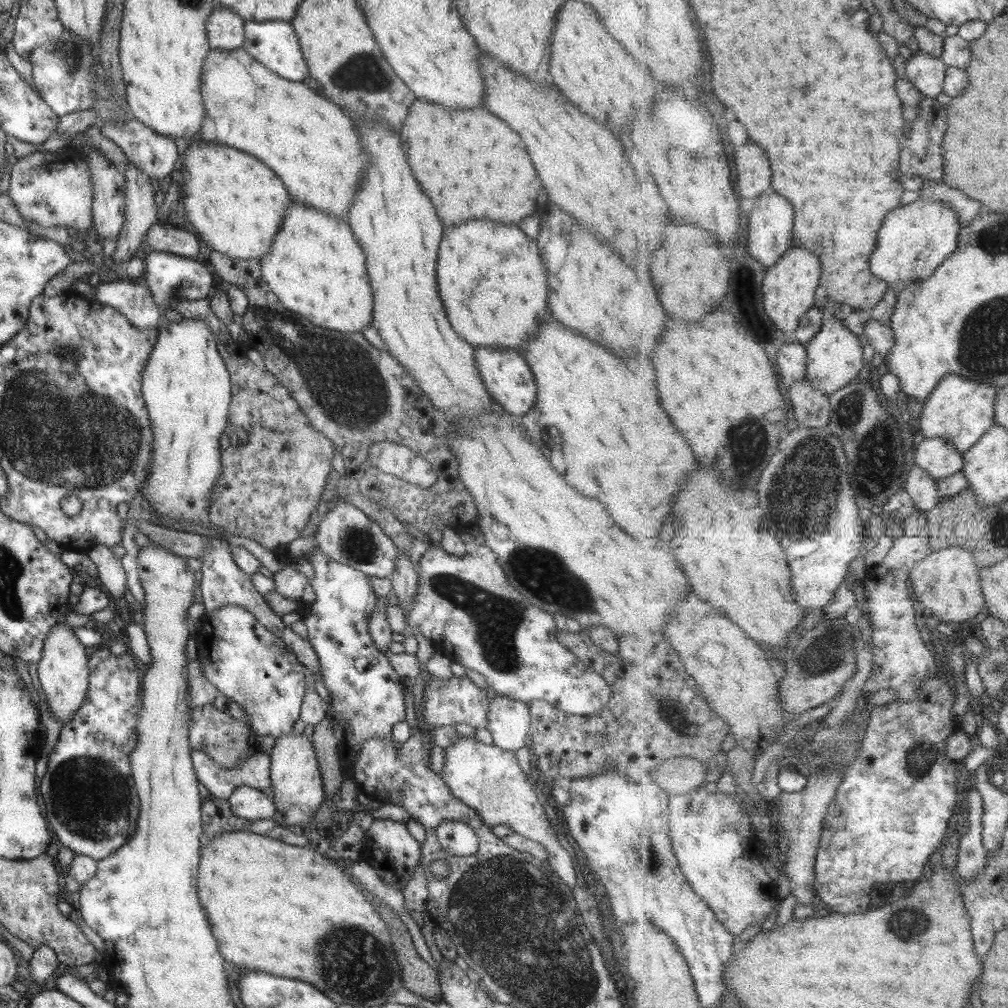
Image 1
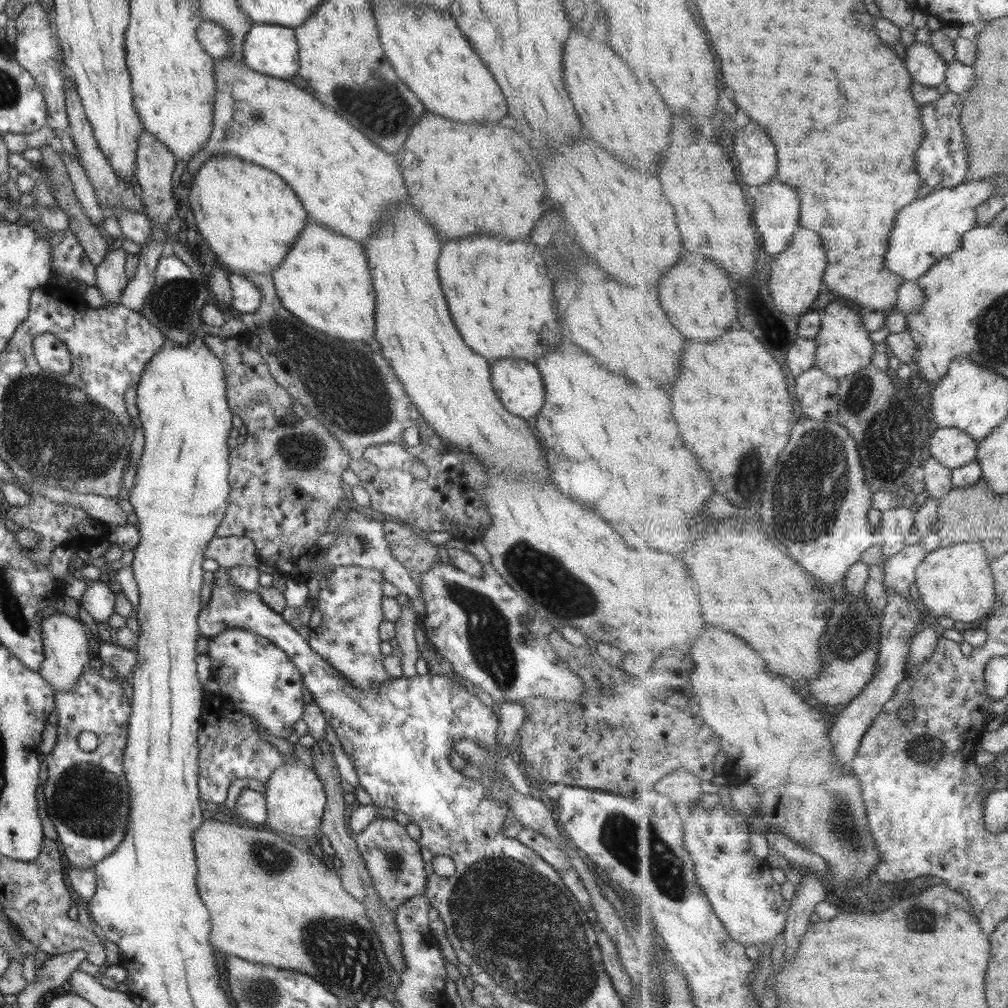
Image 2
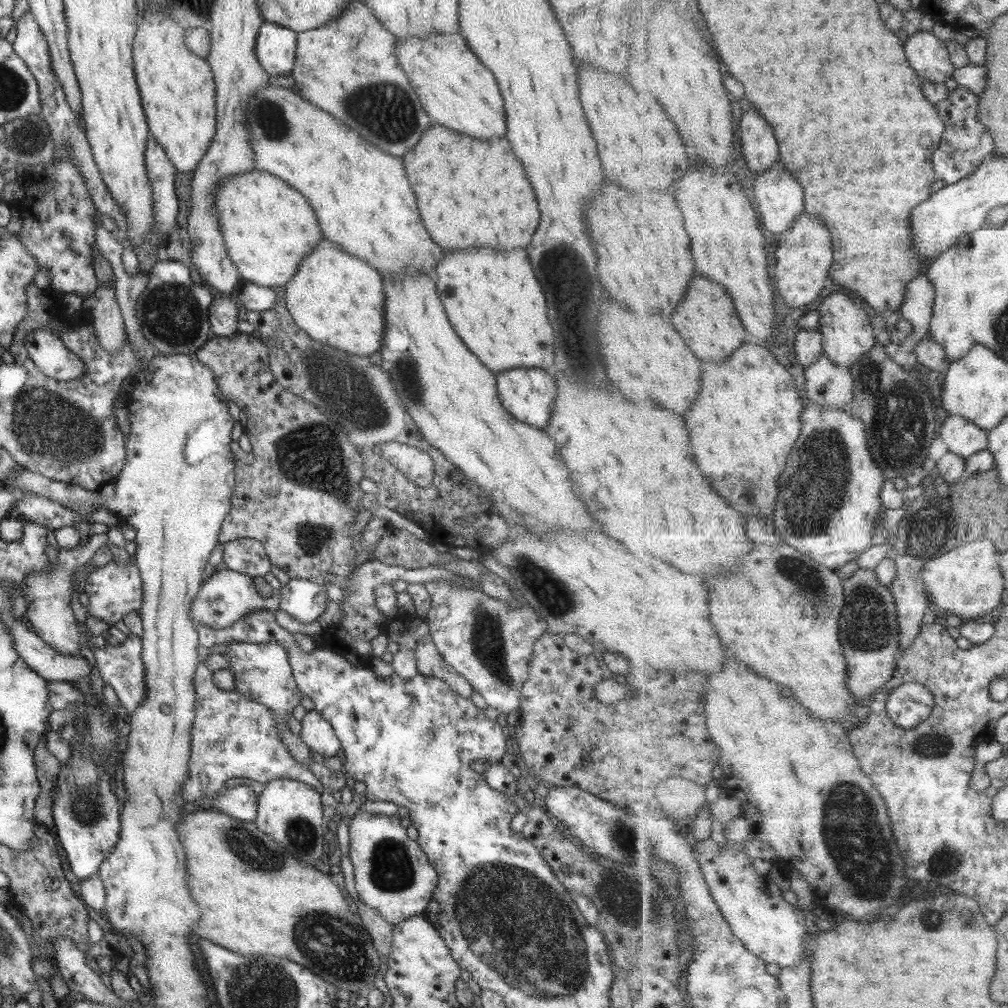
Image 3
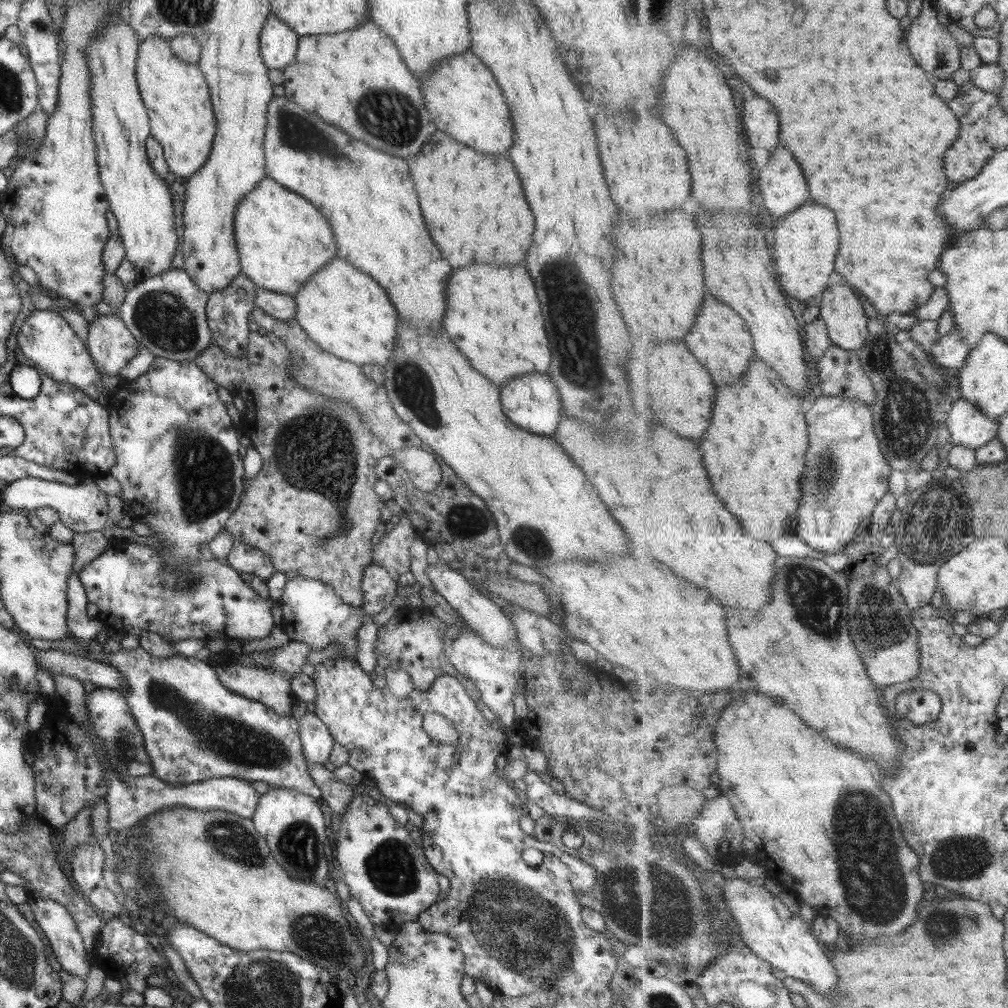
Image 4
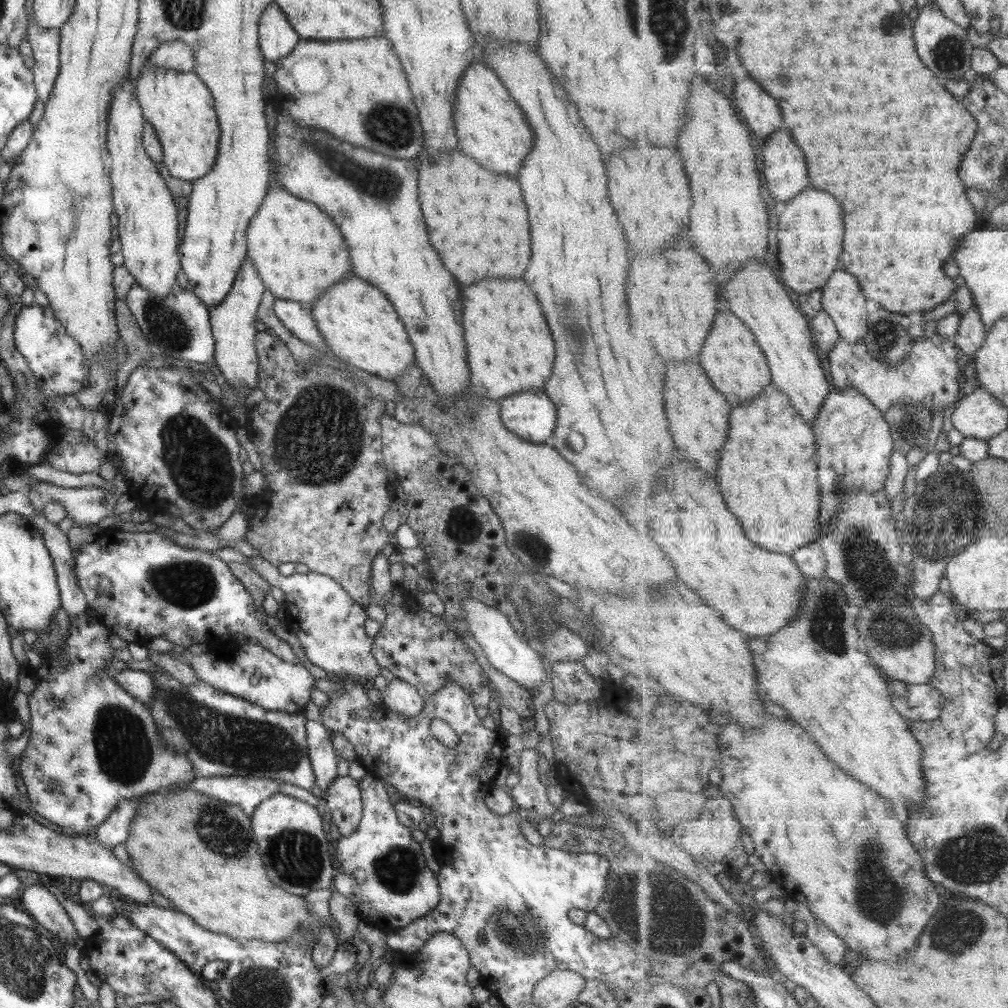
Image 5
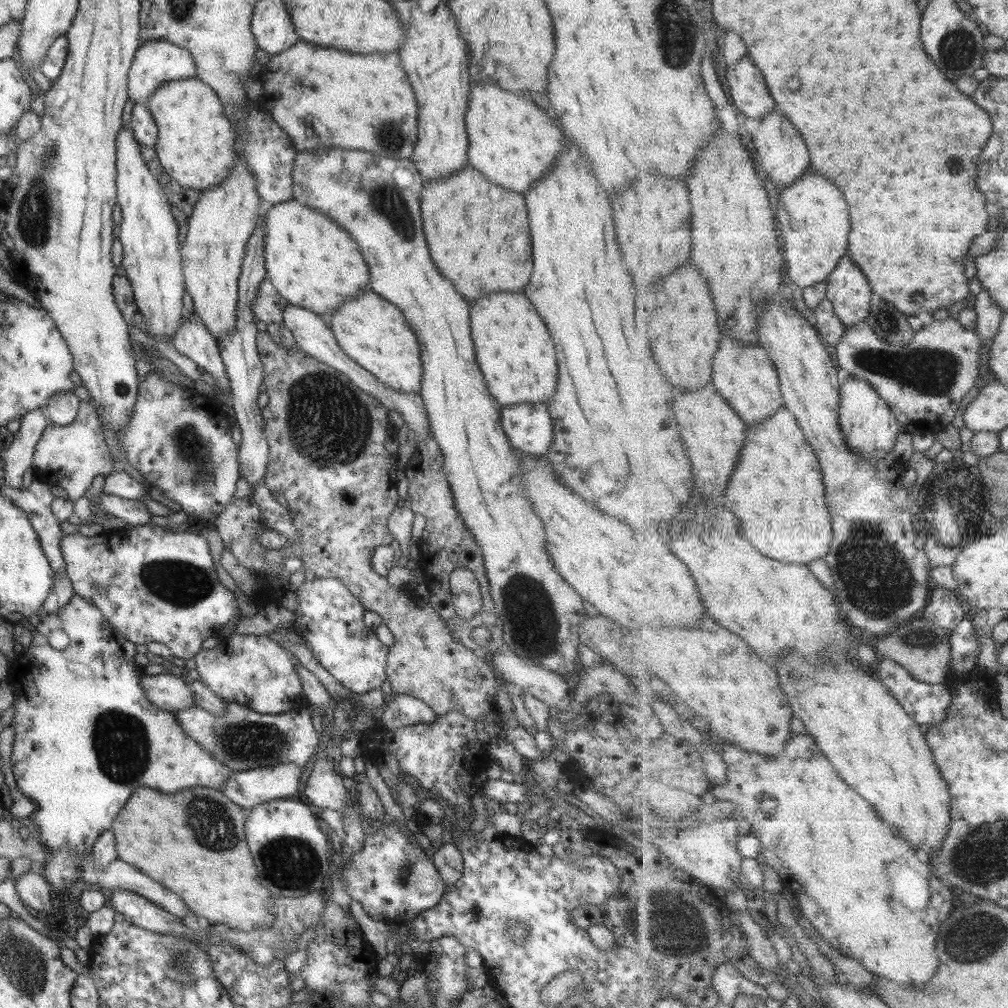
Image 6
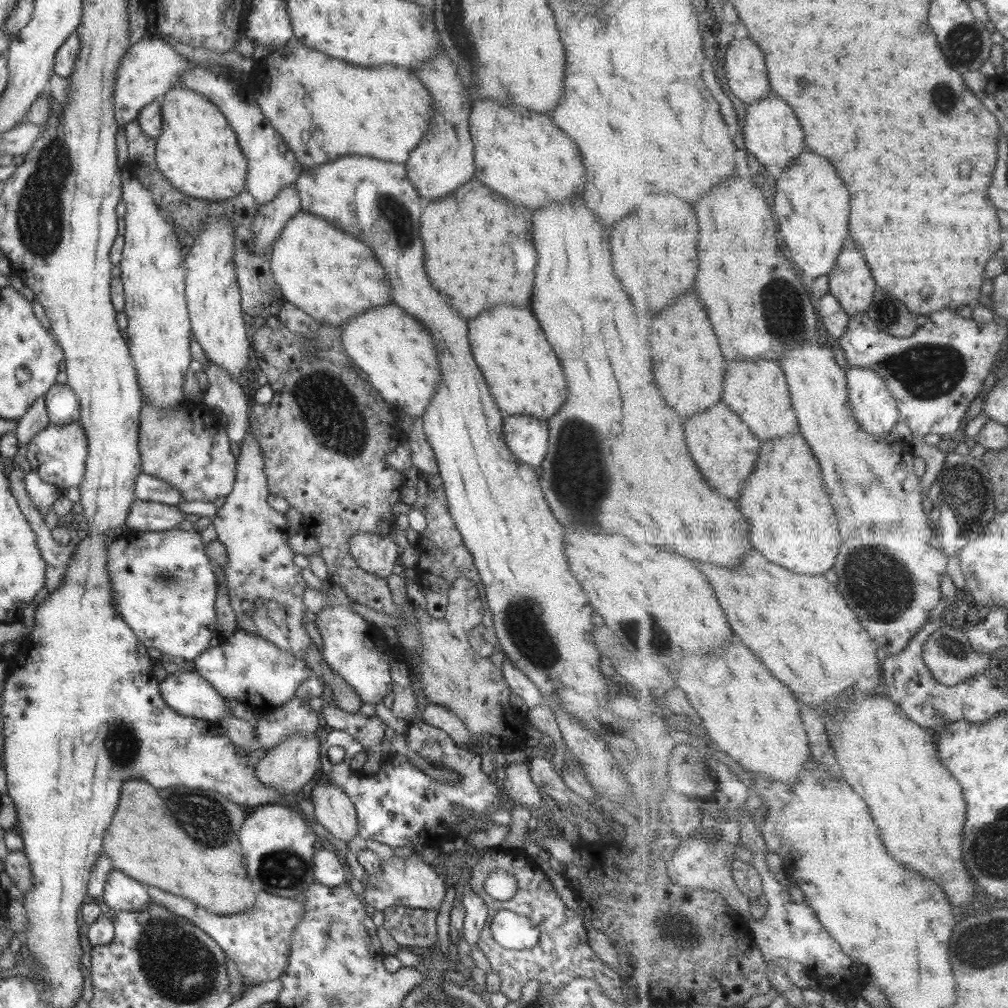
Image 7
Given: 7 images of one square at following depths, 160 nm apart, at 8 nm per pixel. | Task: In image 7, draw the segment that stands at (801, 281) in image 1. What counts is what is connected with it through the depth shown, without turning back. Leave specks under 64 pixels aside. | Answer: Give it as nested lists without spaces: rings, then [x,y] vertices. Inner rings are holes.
[[[804,152],[794,160],[791,166],[783,169],[780,175],[776,175],[775,180],[777,188],[774,198],[774,213],[778,214],[778,225],[781,226],[781,234],[785,238],[790,257],[793,262],[797,263],[797,268],[801,270],[808,281],[828,275],[836,266],[837,259],[844,249],[845,241],[850,236],[851,194],[849,194],[843,178],[839,178],[837,170],[825,156]]]

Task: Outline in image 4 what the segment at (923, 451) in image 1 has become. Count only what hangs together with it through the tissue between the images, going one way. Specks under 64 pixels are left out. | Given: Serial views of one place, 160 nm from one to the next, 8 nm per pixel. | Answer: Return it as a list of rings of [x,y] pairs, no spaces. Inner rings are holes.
[[[959,398],[953,405],[945,422],[954,445],[975,450],[997,438],[999,420],[985,416],[972,402]]]

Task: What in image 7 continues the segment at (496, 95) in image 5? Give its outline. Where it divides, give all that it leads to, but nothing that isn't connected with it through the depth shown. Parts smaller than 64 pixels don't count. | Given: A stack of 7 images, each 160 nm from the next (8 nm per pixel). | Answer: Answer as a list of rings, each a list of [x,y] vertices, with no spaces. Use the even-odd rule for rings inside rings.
[[[475,102],[471,104],[468,114],[468,132],[474,146],[472,152],[476,168],[474,177],[481,184],[489,186],[491,190],[509,198],[513,204],[537,210],[551,206],[553,202],[573,200],[572,198],[582,196],[585,170],[581,166],[577,146],[557,128],[555,121],[549,115],[543,116],[537,111],[519,108],[513,104]]]

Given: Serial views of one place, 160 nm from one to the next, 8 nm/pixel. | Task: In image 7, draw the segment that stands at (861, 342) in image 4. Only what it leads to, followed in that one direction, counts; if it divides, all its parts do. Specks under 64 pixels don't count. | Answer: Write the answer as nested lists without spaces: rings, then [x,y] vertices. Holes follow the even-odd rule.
[[[851,236],[846,239],[836,266],[827,276],[830,280],[830,293],[850,316],[866,312],[873,304],[879,286],[861,247],[857,246]]]

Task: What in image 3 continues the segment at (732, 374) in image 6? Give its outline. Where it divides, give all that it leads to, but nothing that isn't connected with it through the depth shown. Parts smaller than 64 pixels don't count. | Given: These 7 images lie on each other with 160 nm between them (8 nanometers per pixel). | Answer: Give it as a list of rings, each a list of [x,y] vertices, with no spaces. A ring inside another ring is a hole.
[[[697,274],[691,280],[687,294],[675,312],[677,314],[673,314],[673,324],[677,326],[677,332],[685,338],[685,342],[689,342],[691,350],[697,350],[697,356],[703,360],[723,362],[736,353],[745,341],[756,340],[744,327],[729,291],[705,274]]]

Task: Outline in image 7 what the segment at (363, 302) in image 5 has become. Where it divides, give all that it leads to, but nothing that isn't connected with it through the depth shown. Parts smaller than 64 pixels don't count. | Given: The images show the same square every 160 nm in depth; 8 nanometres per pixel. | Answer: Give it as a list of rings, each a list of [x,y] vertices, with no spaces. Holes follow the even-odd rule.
[[[391,306],[369,308],[340,324],[340,342],[345,355],[363,370],[365,379],[394,409],[395,413],[421,416],[433,394],[438,379],[438,364],[432,338],[402,308]]]

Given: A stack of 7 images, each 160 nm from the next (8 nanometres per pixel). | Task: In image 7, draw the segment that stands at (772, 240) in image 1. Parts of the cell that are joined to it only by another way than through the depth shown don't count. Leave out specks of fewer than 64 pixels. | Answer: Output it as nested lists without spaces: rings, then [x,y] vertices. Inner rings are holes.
[[[773,92],[769,97],[761,99],[746,106],[746,117],[743,126],[743,132],[746,140],[746,147],[756,157],[759,163],[766,166],[776,166],[783,169],[788,168],[805,152],[805,132],[799,124],[799,118],[795,116],[793,108],[783,102],[781,98],[773,98],[776,96]]]

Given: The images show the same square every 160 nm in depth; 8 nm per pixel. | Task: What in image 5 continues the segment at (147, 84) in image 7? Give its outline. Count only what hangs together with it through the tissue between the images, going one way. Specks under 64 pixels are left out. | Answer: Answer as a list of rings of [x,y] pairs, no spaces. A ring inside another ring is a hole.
[[[184,41],[161,43],[148,55],[147,61],[153,63],[156,67],[165,67],[165,70],[175,72],[192,71],[194,65],[192,50]]]

